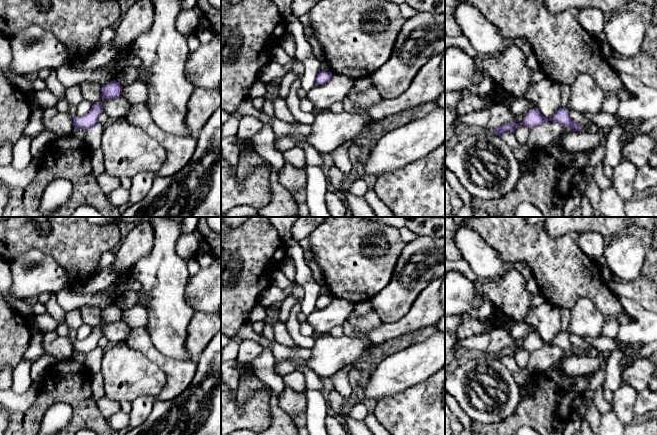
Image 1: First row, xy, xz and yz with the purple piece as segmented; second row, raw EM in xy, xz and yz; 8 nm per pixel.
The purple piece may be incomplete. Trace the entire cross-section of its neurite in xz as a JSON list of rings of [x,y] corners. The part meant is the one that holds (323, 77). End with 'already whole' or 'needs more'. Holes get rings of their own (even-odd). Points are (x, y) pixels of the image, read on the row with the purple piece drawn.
[[[319,71],[315,80],[315,85],[319,86],[326,84],[331,79],[332,75],[333,74],[330,72]]] | already whole

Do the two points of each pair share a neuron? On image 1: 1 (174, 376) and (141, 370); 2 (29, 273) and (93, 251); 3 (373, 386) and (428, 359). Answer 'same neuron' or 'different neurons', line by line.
1: different neurons
2: different neurons
3: same neuron

